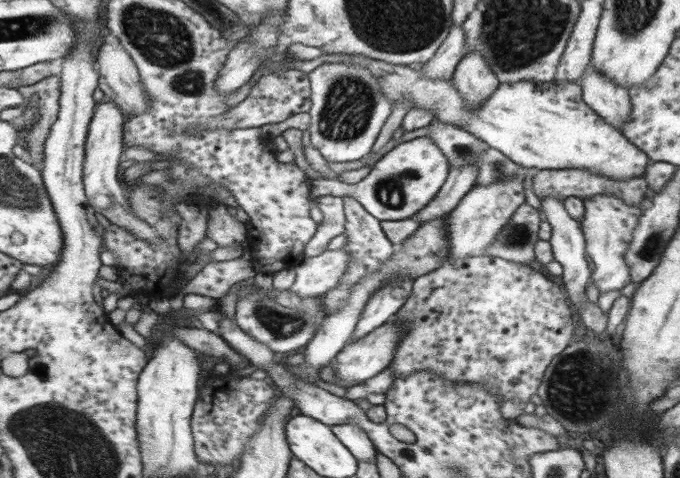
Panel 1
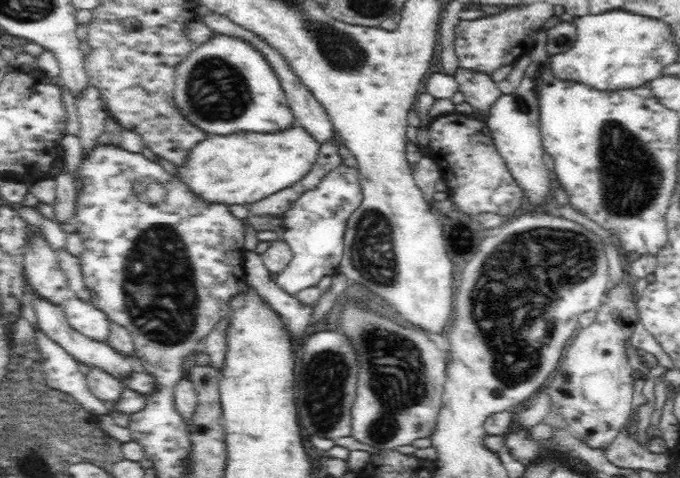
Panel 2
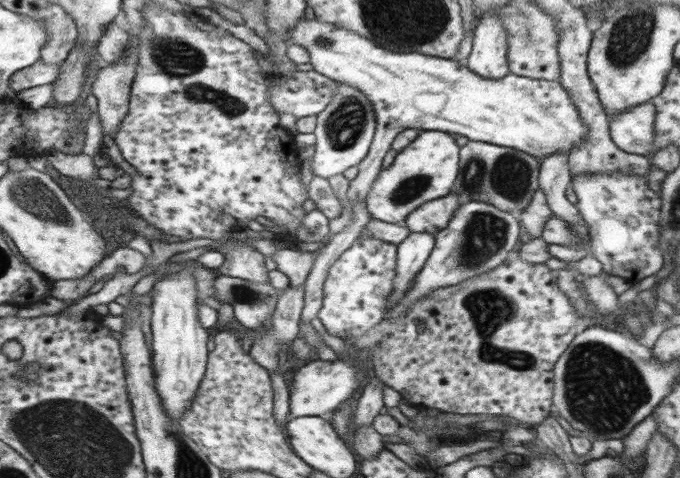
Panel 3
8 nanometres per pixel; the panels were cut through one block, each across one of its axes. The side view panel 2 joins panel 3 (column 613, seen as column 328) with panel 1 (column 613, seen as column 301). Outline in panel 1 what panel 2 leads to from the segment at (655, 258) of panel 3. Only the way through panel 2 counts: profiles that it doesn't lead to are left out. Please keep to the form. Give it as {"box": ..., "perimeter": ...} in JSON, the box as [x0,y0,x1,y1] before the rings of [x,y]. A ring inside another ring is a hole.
{"box":[582,195,642,295],"perimeter":[[[613,195],[586,198],[583,205],[585,214],[582,232],[585,236],[585,250],[594,262],[594,273],[591,275],[598,292],[601,295],[613,290],[629,291],[632,287],[632,276],[630,276],[624,252],[628,249],[633,229],[637,226],[642,211],[639,207],[630,206]]]}

